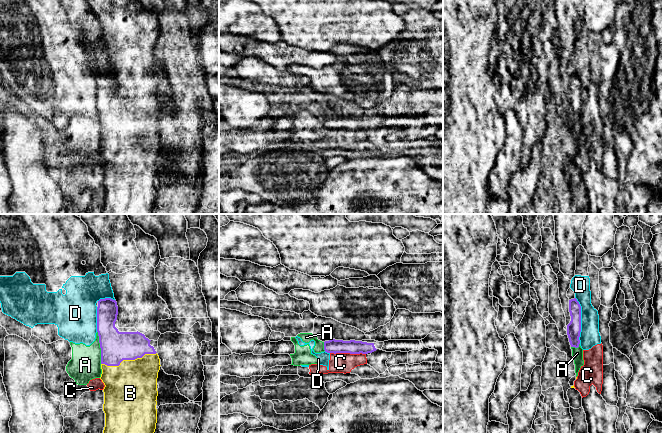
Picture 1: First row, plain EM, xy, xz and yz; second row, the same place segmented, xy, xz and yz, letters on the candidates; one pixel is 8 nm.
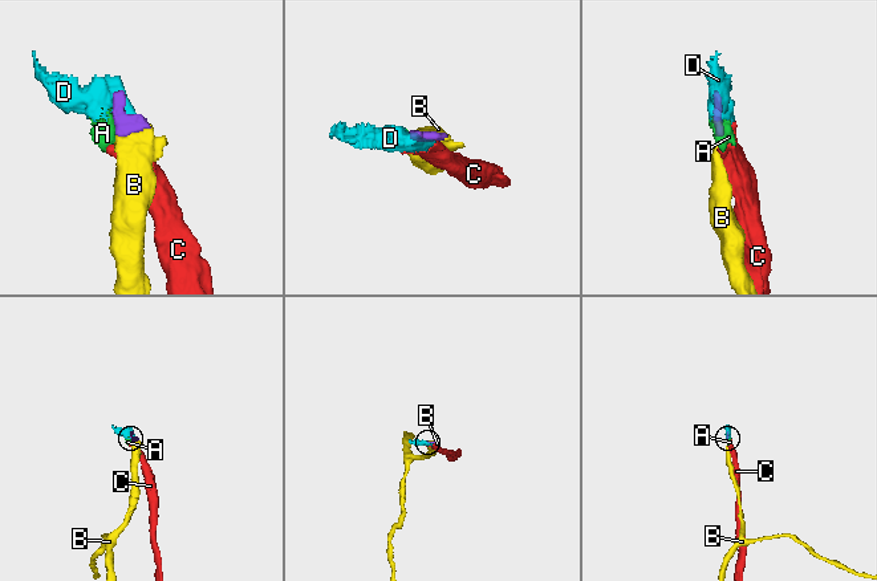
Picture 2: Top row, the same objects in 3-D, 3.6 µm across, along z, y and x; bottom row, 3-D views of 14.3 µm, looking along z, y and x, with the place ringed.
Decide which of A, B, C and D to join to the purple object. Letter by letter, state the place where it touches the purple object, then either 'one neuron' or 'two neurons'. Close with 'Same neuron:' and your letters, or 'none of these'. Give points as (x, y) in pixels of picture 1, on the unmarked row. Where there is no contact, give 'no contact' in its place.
A: contact xy (100, 123); two neurons
B: contact xy (128, 135); one neuron
C: contact xz (348, 128); two neurons
D: contact yz (580, 96); two neurons
Same neuron: B

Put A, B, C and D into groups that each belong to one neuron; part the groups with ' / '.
A C D / B

